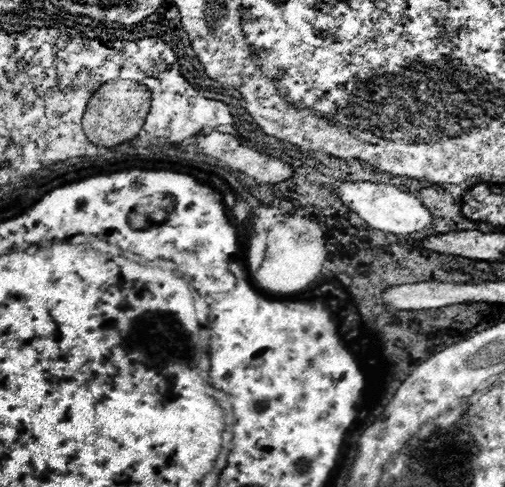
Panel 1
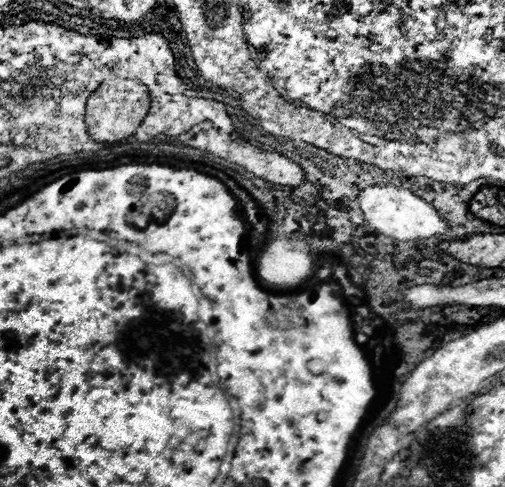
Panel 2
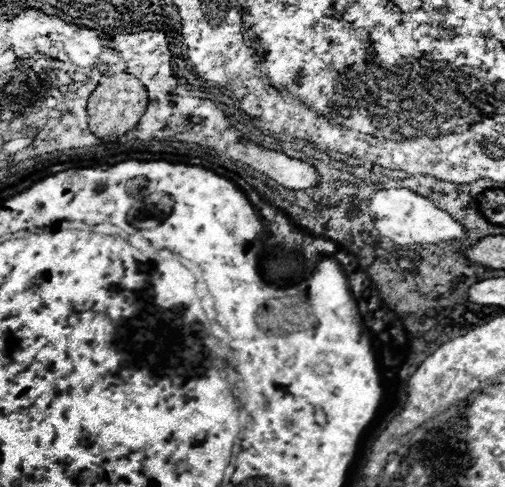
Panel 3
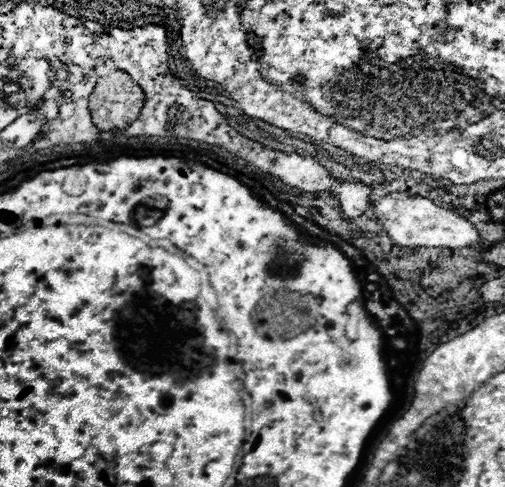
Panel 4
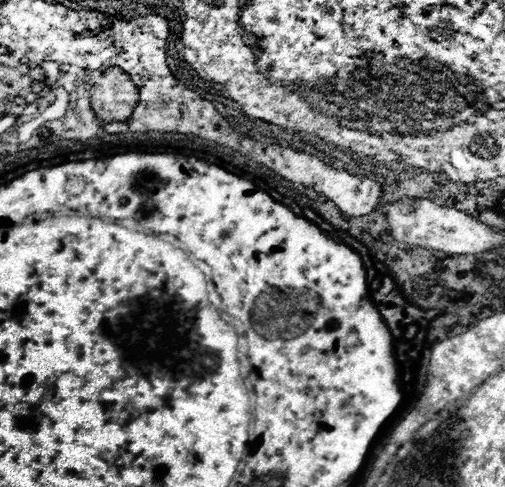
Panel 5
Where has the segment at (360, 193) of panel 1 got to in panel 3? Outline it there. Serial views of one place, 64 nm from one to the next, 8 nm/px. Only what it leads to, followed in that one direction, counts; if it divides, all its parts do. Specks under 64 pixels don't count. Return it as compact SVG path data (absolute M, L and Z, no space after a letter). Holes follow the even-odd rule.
M390 188L390 190L376 190L368 202L368 212L374 216L374 228L380 236L390 238L394 244L408 246L408 244L438 244L444 240L462 240L466 236L466 230L452 220L444 210L440 210L436 204L432 204L428 198L414 194L406 188Z

